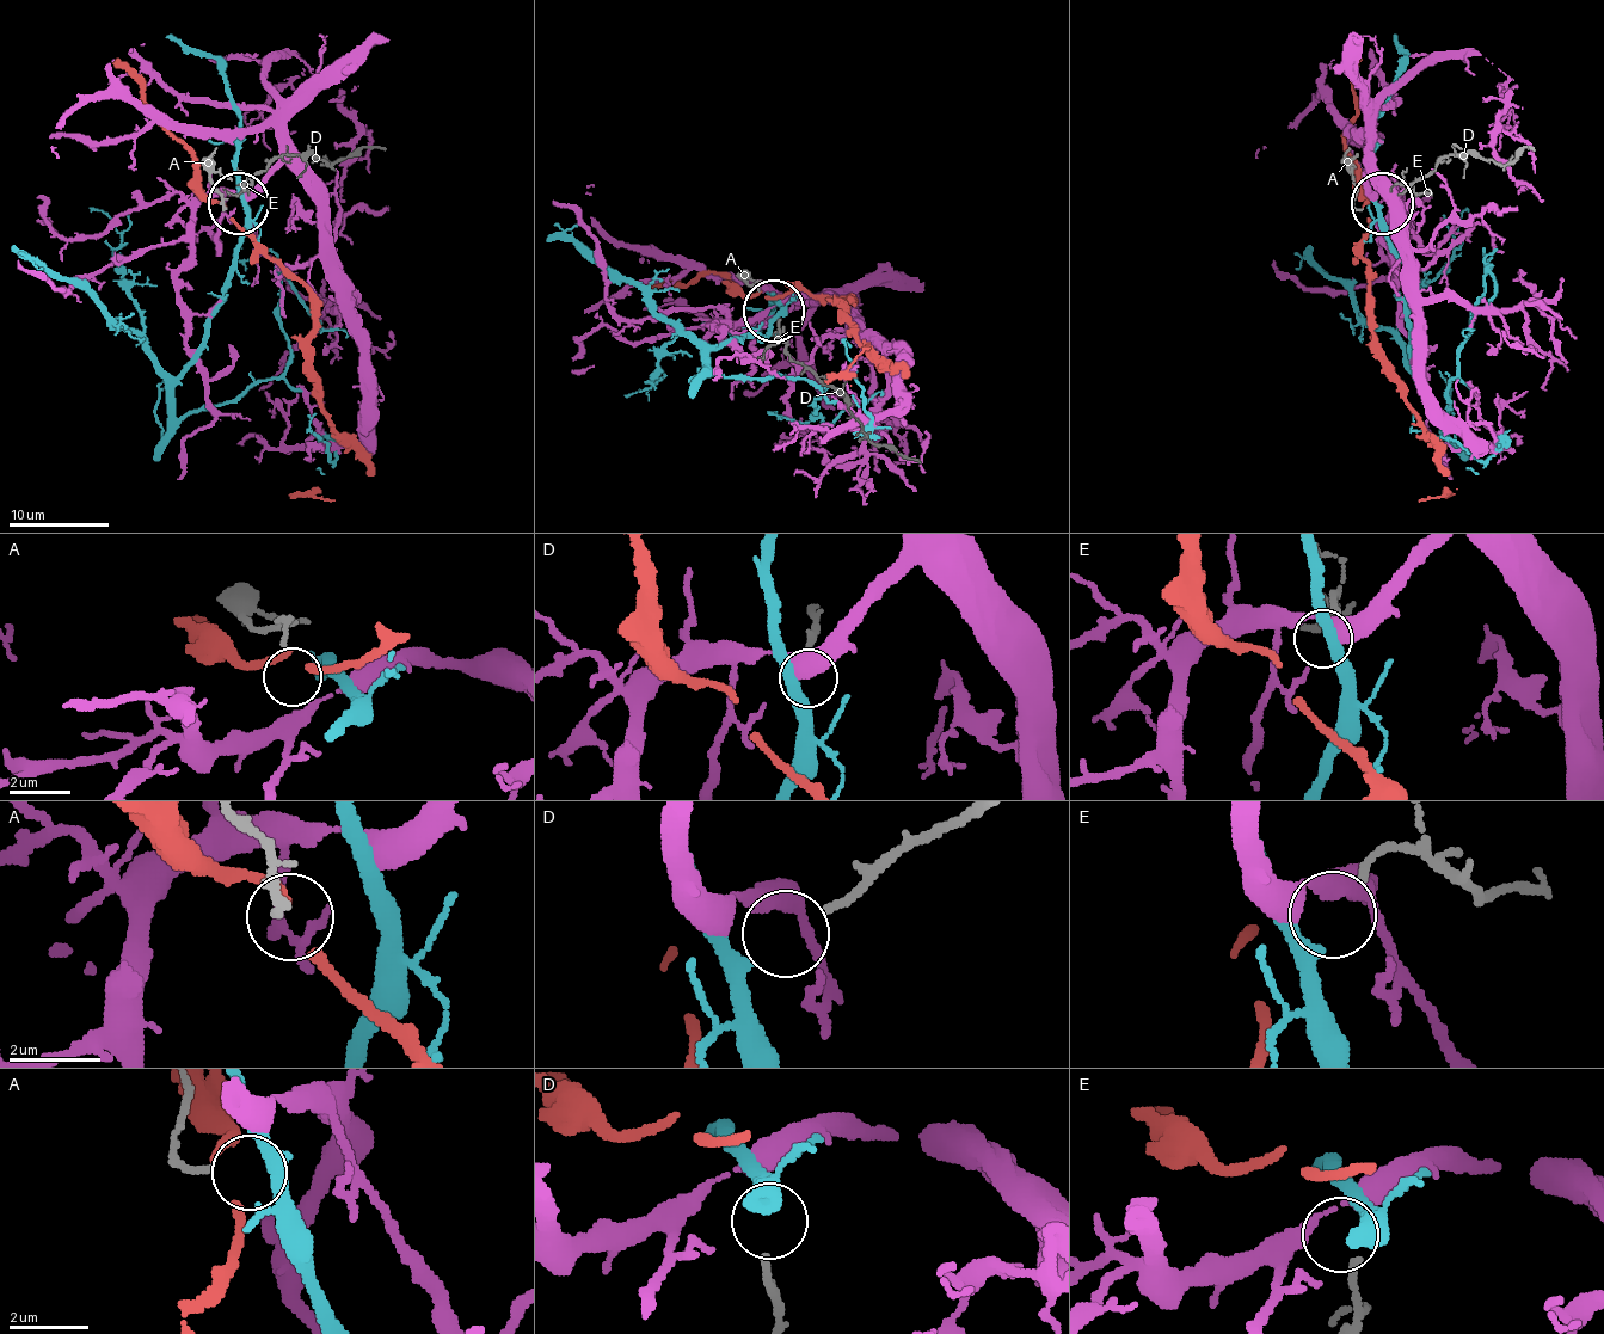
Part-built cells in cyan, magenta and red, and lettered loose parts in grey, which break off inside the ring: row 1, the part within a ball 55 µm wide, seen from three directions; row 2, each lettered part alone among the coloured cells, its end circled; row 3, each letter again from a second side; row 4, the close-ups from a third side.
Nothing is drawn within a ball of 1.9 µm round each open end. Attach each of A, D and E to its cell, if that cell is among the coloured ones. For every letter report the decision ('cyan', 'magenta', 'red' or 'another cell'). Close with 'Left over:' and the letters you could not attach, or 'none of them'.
A: another cell
D: cyan
E: magenta
Left over: A

